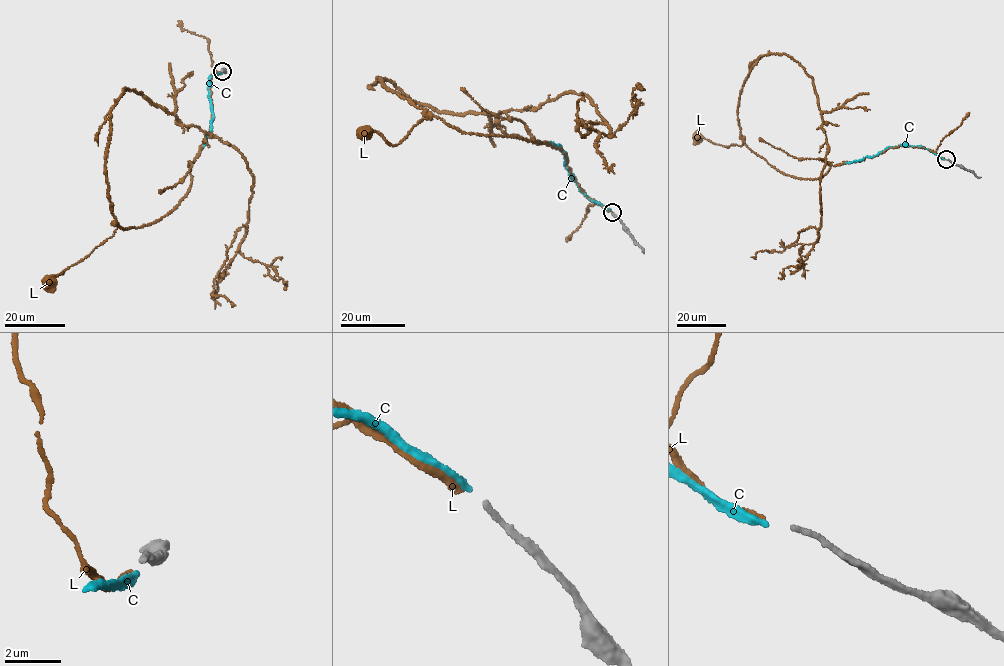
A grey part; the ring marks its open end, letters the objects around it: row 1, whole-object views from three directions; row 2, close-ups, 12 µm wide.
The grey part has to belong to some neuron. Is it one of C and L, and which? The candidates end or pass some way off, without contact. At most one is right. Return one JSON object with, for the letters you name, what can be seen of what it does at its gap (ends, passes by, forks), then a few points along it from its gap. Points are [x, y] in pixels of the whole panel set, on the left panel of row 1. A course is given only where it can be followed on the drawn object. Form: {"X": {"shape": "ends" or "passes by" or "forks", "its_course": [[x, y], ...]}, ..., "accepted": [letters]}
{"C": {"shape": "ends", "its_course": [[221, 72], [209, 79], [208, 97], [213, 118], [203, 147]]}, "accepted": ["C"]}

